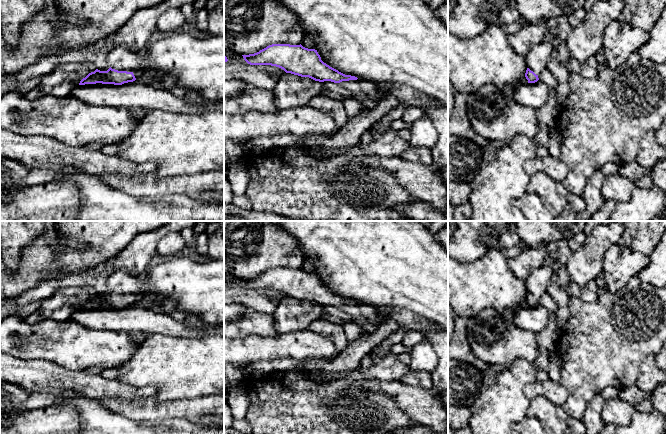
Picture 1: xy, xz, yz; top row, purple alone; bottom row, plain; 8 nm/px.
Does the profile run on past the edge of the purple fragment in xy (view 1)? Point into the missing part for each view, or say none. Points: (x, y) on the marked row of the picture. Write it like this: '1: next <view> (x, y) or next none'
1: next xy (121, 58)

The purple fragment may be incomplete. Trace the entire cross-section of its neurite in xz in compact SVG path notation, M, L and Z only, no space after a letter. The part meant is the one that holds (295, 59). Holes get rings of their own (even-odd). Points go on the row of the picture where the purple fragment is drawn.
M272 44L257 53L242 56L250 65L276 66L286 73L309 77L315 81L339 83L353 97L366 95L377 101L384 99L378 94L376 83L339 72L324 63L317 50L305 48L301 44Z

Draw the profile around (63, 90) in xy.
M93 62L59 65L52 72L42 76L39 85L24 95L29 100L46 95L58 98L67 97L83 78L96 69Z

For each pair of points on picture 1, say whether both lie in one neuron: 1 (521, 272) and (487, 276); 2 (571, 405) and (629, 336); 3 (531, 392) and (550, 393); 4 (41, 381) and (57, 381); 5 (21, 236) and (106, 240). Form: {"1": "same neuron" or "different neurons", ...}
{"1": "different neurons", "2": "same neuron", "3": "same neuron", "4": "same neuron", "5": "different neurons"}

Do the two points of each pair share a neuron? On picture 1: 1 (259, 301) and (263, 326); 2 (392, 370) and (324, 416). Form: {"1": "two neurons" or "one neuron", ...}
{"1": "two neurons", "2": "one neuron"}

